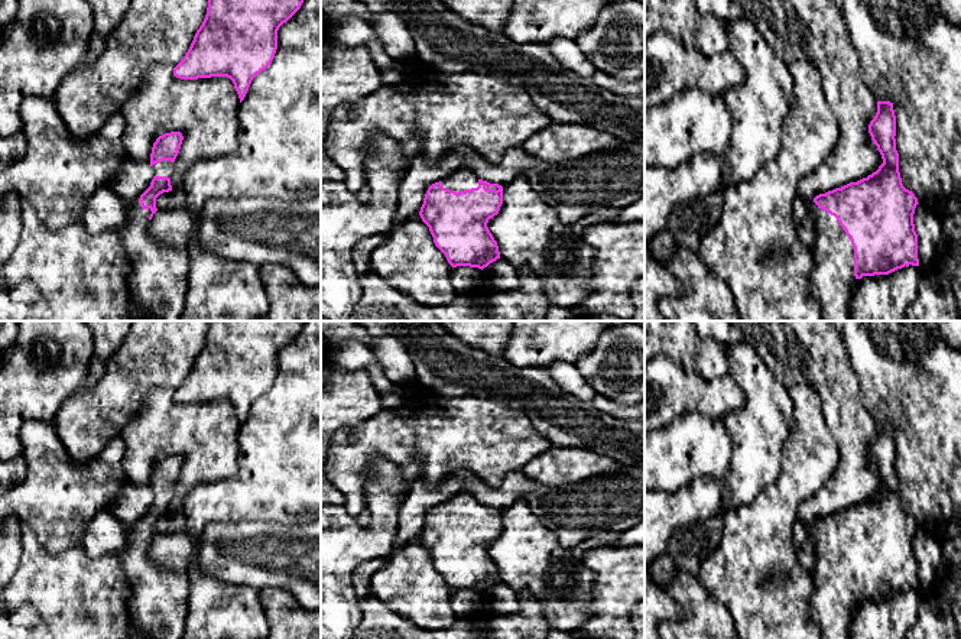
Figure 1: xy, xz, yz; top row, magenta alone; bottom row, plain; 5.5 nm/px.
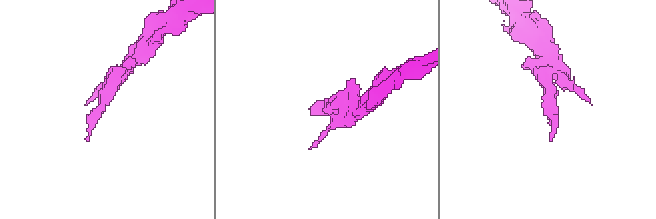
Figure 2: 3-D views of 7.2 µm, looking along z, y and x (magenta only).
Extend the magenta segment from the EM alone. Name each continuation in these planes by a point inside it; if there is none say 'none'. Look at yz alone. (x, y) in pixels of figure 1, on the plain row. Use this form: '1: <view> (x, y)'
1: yz (833, 603)

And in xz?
1: xz (461, 503)

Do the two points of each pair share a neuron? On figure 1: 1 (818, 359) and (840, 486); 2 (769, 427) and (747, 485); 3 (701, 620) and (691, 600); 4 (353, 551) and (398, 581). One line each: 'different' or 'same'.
1: same
2: same
3: same
4: different

